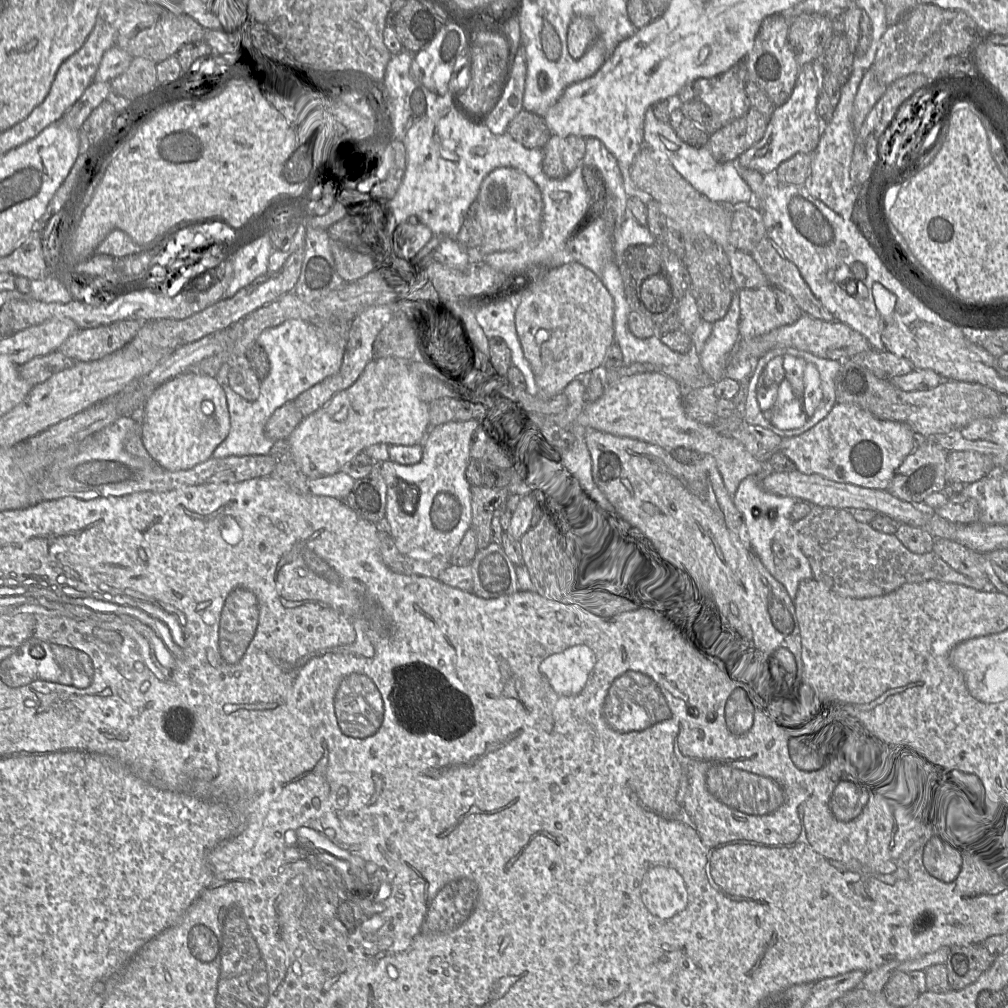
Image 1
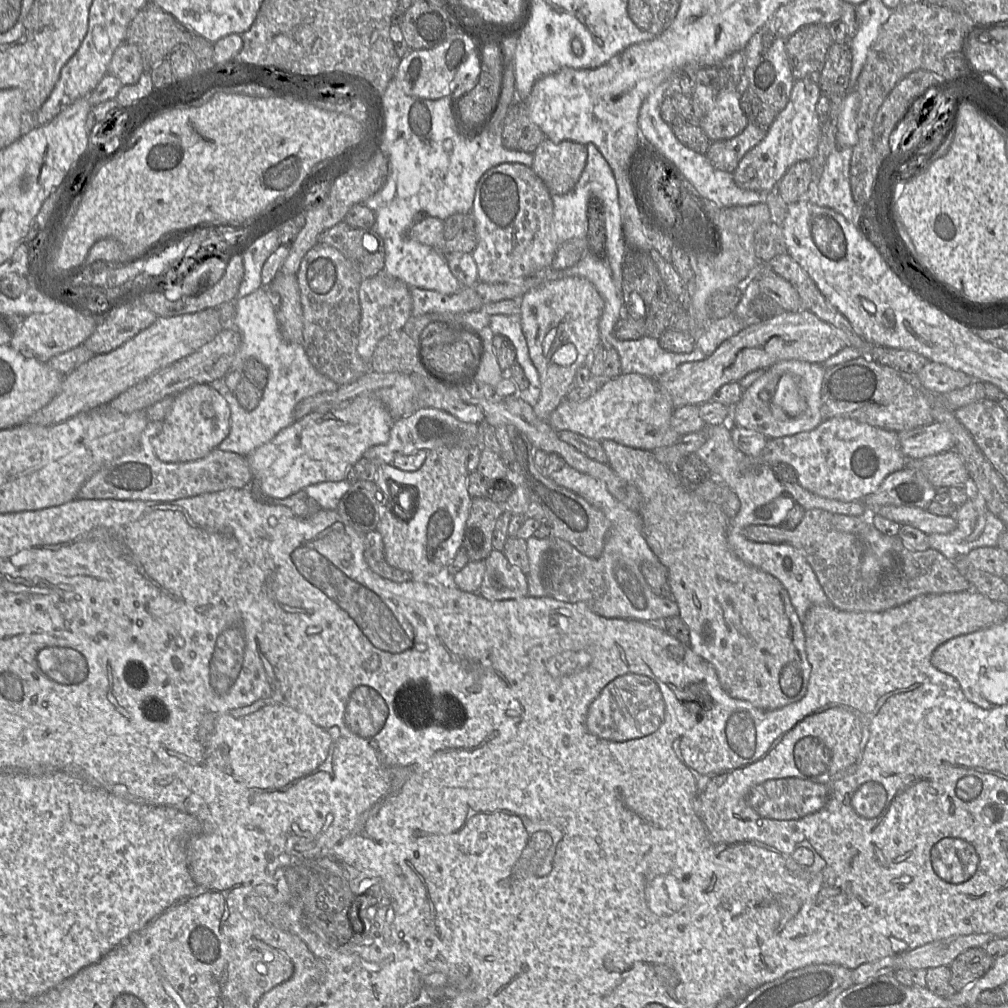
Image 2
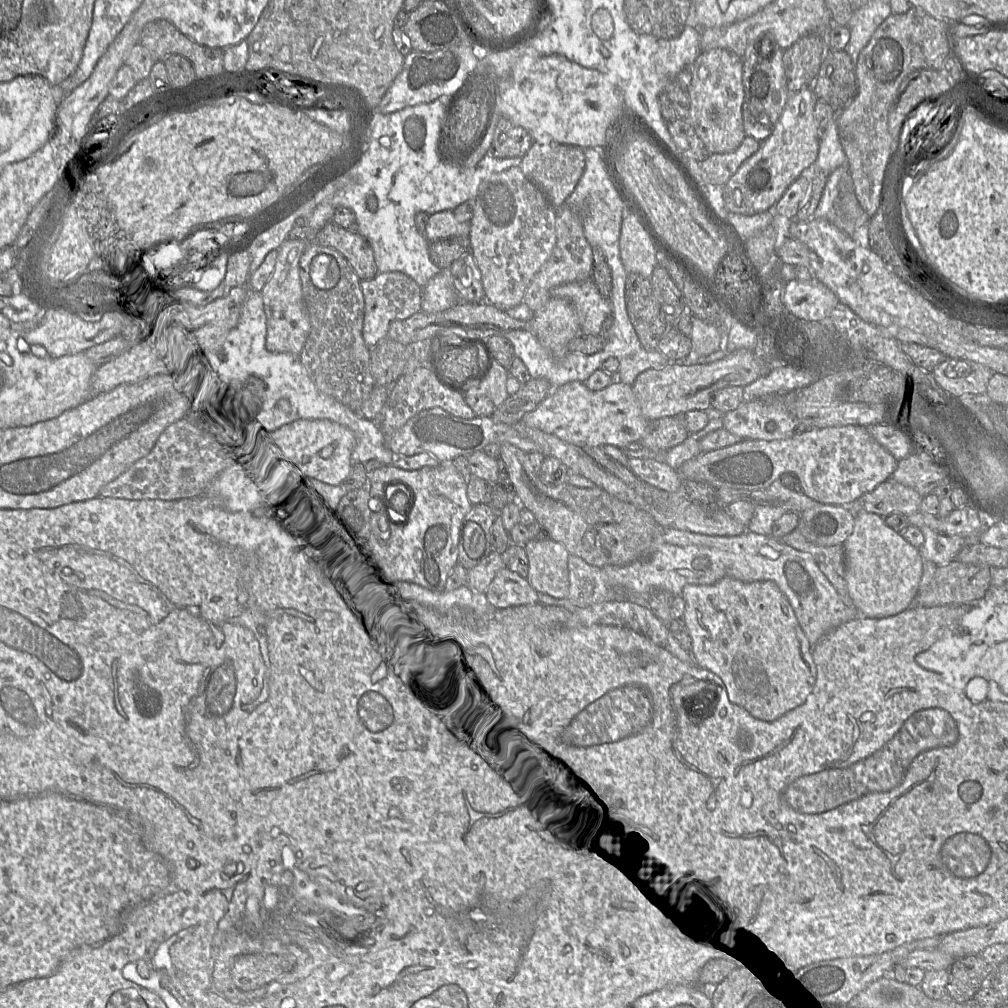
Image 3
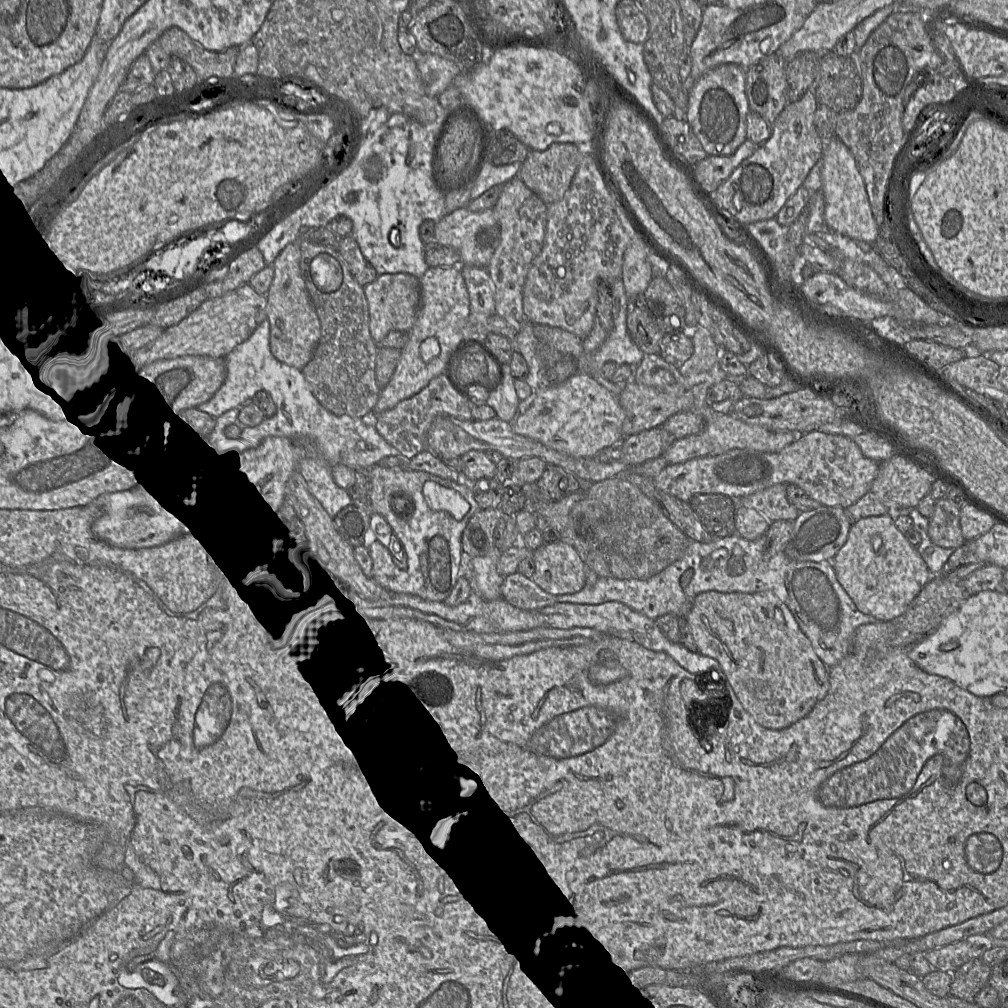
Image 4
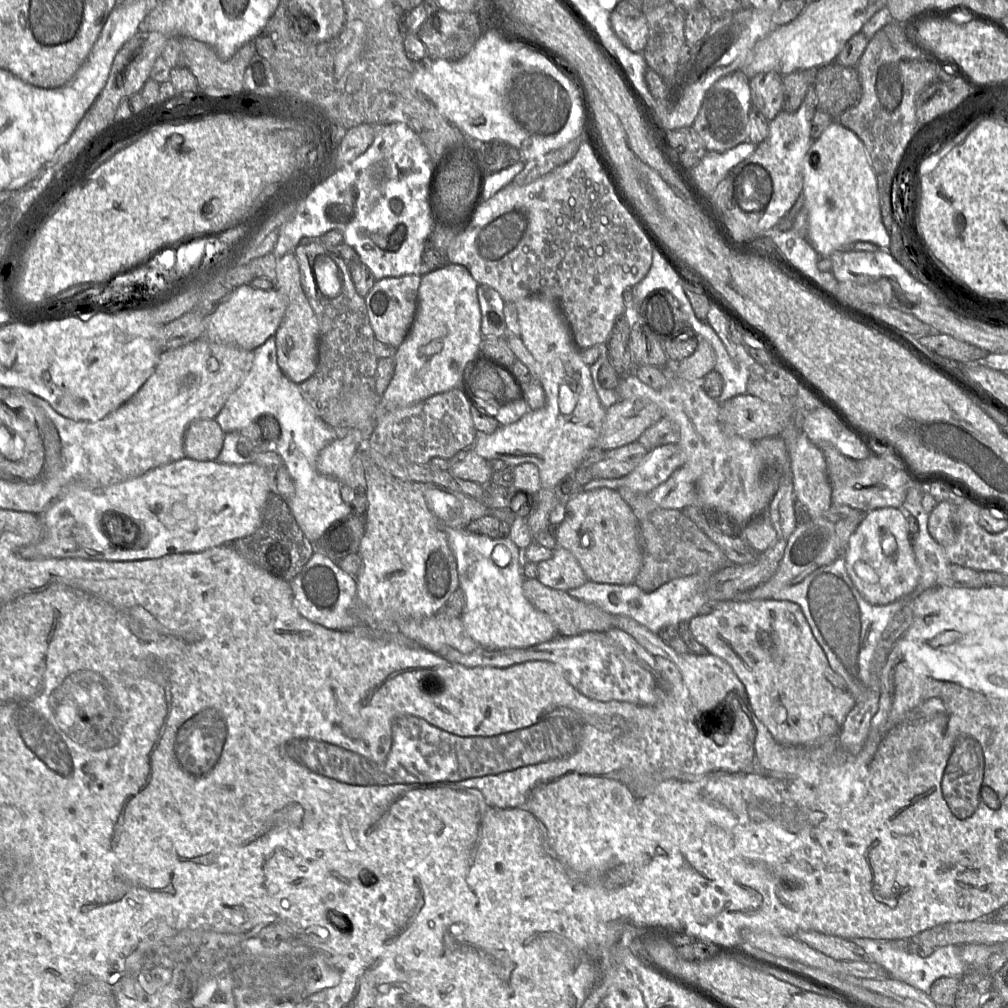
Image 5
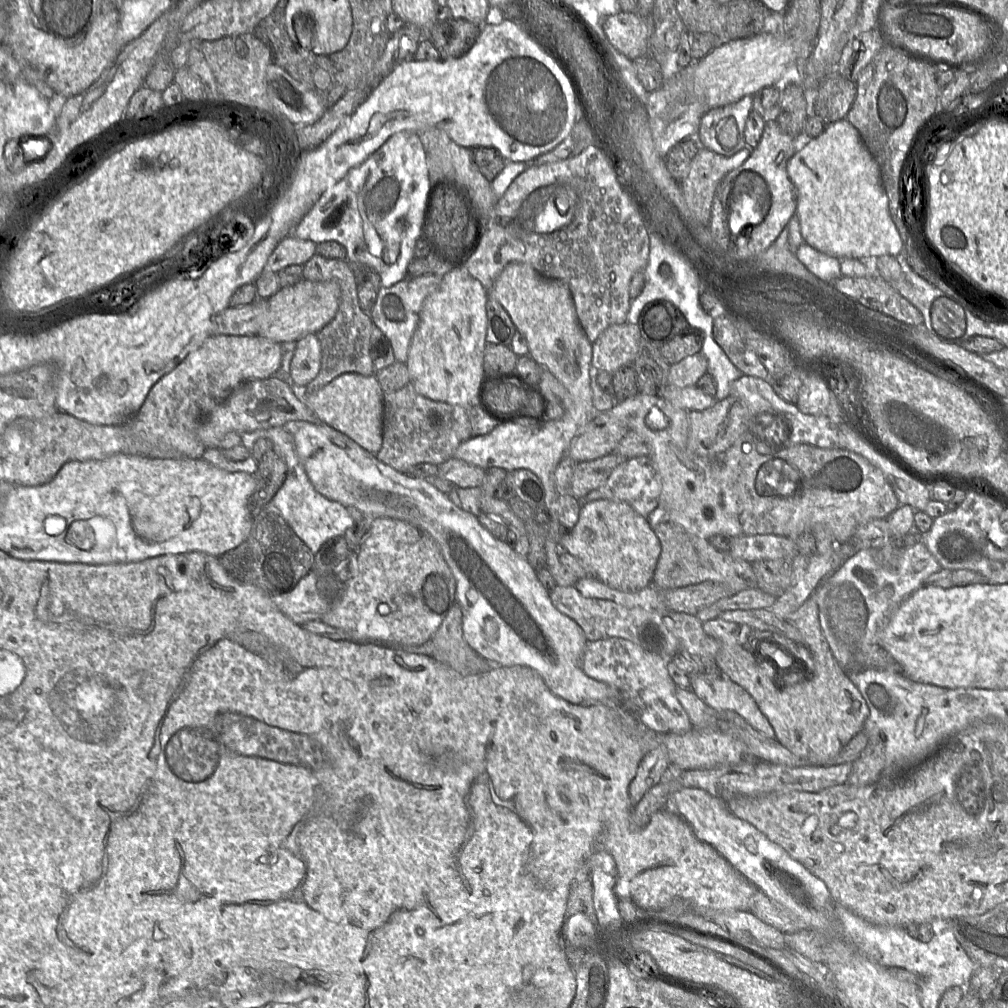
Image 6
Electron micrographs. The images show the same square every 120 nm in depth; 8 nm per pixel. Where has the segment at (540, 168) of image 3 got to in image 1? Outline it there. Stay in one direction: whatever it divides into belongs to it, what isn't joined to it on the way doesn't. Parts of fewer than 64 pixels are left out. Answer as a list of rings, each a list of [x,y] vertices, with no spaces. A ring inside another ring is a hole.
[[[552,134],[543,147],[543,171],[553,179],[563,179],[572,173],[586,153],[585,139],[581,136]]]

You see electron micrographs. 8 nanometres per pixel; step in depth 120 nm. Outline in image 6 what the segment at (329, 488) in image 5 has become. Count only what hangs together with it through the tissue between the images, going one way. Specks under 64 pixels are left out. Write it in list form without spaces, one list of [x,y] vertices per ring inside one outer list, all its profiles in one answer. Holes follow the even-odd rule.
[[[272,427],[240,434],[242,445],[251,455],[255,442],[260,438],[270,439],[273,449],[283,458],[287,467],[286,477],[270,503],[275,506],[295,534],[310,548],[315,555],[320,547],[330,538],[343,536],[356,522],[348,510],[339,502],[321,495],[311,484],[303,464],[297,454],[293,436],[284,427]]]

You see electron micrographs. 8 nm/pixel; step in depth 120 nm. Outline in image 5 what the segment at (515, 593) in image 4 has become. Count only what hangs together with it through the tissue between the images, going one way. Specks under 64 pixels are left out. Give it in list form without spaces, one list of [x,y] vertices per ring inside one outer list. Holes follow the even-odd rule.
[[[525,578],[522,584],[524,596],[539,611],[545,613],[559,636],[576,636],[586,632],[605,632],[612,628],[614,614],[600,607],[573,598],[567,591],[560,591],[545,586],[537,579]]]

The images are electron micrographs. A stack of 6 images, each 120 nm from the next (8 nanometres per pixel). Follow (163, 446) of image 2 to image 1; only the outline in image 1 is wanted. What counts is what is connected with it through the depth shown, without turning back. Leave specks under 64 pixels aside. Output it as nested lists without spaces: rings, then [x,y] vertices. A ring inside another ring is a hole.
[[[185,372],[158,386],[143,405],[142,443],[151,457],[169,471],[191,469],[210,459],[229,431],[226,395],[212,376]]]

